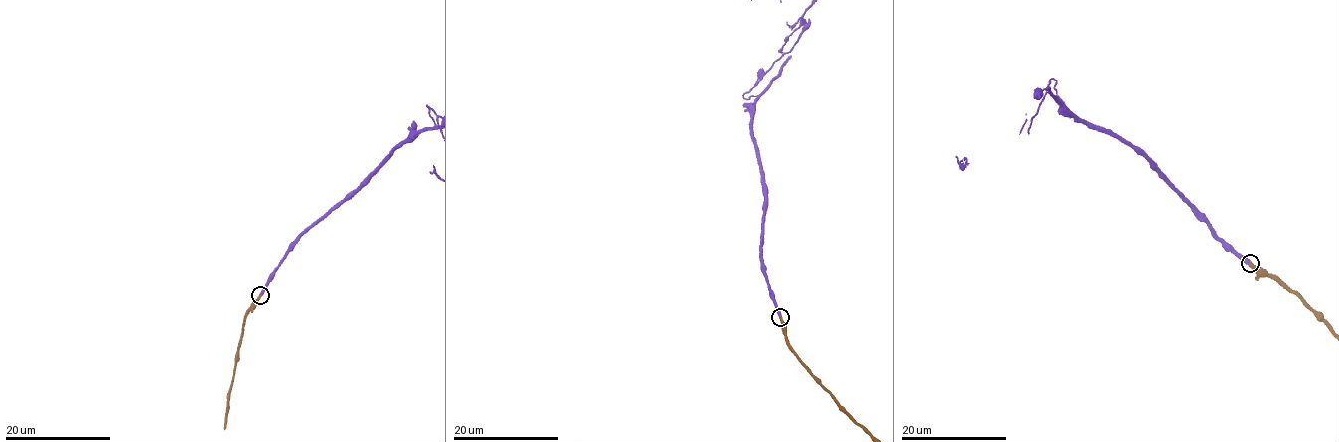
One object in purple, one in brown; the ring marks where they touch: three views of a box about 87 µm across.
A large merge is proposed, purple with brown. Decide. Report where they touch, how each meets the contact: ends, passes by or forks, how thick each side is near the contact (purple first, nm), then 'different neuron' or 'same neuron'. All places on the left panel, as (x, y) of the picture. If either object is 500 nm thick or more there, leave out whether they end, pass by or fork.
at (260, 295); 500 nm thick on the purple side, 480 nm on the other; same neuron

